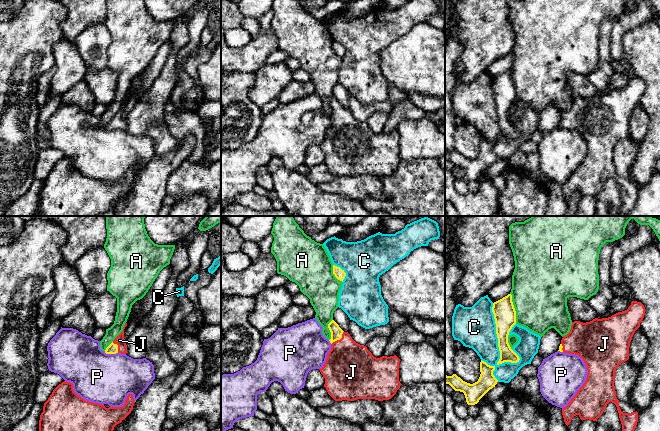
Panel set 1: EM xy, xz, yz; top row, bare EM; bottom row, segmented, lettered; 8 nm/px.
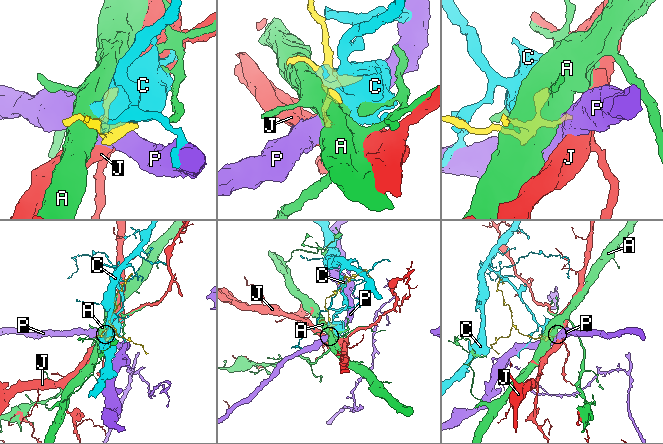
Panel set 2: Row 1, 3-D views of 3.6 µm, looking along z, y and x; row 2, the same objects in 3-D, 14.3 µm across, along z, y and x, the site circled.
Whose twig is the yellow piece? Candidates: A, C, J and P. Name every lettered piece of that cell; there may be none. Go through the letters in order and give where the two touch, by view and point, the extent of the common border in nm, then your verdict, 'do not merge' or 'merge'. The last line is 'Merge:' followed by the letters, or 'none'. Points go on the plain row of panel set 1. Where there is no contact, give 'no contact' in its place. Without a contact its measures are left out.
A: contact yz (514, 84); length 260 nm; do not merge
C: contact yz (498, 119); length 500 nm; do not merge
J: contact xz (339, 115); length 150 nm; merge
P: contact xy (111, 129); length 110 nm; do not merge
Merge: J

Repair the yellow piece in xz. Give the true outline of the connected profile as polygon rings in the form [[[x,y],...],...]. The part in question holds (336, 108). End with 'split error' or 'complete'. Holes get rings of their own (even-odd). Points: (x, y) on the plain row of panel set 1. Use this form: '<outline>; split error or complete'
[[[332,96],[328,100],[331,108],[329,116],[332,123],[320,148],[325,154],[324,163],[335,177],[354,177],[357,175],[389,176],[402,161],[399,157],[400,135],[394,132],[376,134],[366,122],[356,119],[348,108],[344,108]]]; split error

